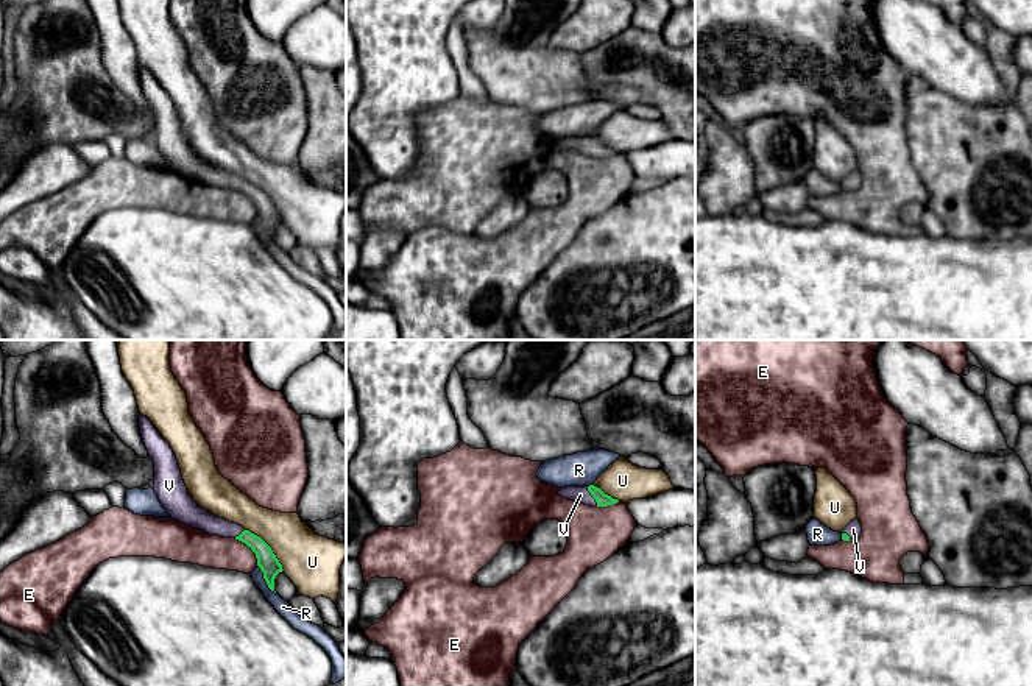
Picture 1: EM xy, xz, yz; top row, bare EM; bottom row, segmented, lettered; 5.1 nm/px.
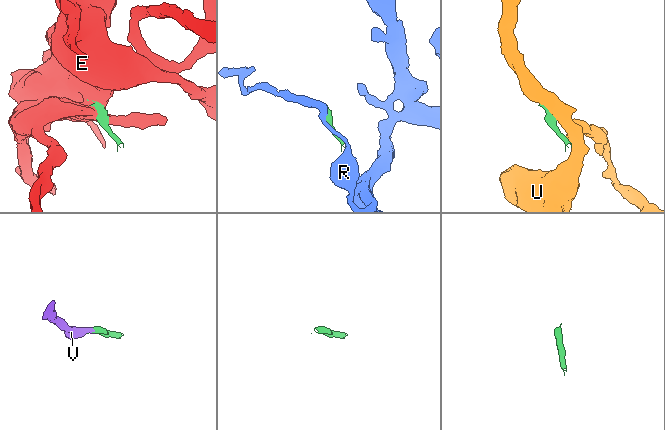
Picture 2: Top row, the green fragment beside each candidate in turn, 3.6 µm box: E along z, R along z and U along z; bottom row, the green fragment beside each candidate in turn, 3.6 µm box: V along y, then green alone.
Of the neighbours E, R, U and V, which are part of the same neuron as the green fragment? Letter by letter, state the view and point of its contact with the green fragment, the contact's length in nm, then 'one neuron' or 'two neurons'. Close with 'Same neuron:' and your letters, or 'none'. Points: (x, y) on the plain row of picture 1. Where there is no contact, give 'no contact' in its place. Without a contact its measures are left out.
E: xy (251, 200) | 190 nm | two neurons
R: xy (264, 228) | 180 nm | two neurons
U: xy (268, 197) | 300 nm | two neurons
V: xz (591, 145) | 120 nm | one neuron
Same neuron: V

